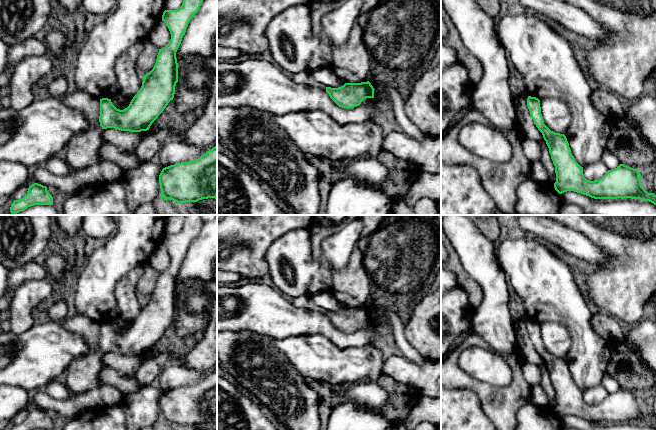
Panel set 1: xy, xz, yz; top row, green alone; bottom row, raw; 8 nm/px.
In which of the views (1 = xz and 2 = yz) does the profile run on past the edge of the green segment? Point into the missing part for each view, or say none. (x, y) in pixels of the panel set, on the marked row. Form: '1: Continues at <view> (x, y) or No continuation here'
1: No continuation here
2: No continuation here

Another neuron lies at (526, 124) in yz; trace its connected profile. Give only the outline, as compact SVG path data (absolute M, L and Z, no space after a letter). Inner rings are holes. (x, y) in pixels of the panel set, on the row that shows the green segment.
M527 94L513 96L517 125L526 139L540 143L544 138L531 118L530 111L527 106L527 98Z

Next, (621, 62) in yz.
M563 0L585 11L606 31L604 39L587 53L591 77L599 87L635 101L643 95L644 82L656 68L656 0Z

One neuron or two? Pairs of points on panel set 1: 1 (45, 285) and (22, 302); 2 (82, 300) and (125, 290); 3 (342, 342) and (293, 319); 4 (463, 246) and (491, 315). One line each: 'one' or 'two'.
1: one
2: two
3: one
4: one

